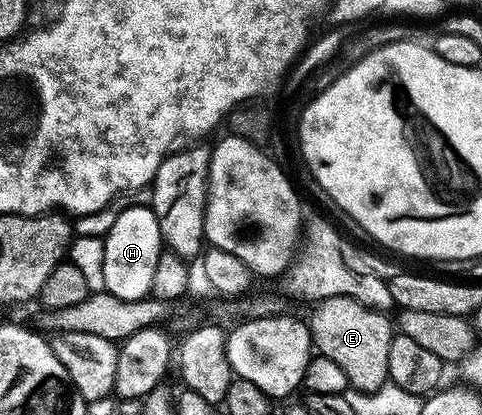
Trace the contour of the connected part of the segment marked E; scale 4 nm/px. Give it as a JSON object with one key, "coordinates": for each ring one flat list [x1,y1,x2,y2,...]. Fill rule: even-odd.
{"coordinates":[[331,297,319,302,313,309,316,310,312,313,310,328,315,352,326,359,334,359,334,363,338,363,338,367,342,367,342,371,346,371,346,379,351,388,360,392,374,393,389,382,390,343,394,336,393,322,392,325,388,322,389,314,374,311,349,297]]}

